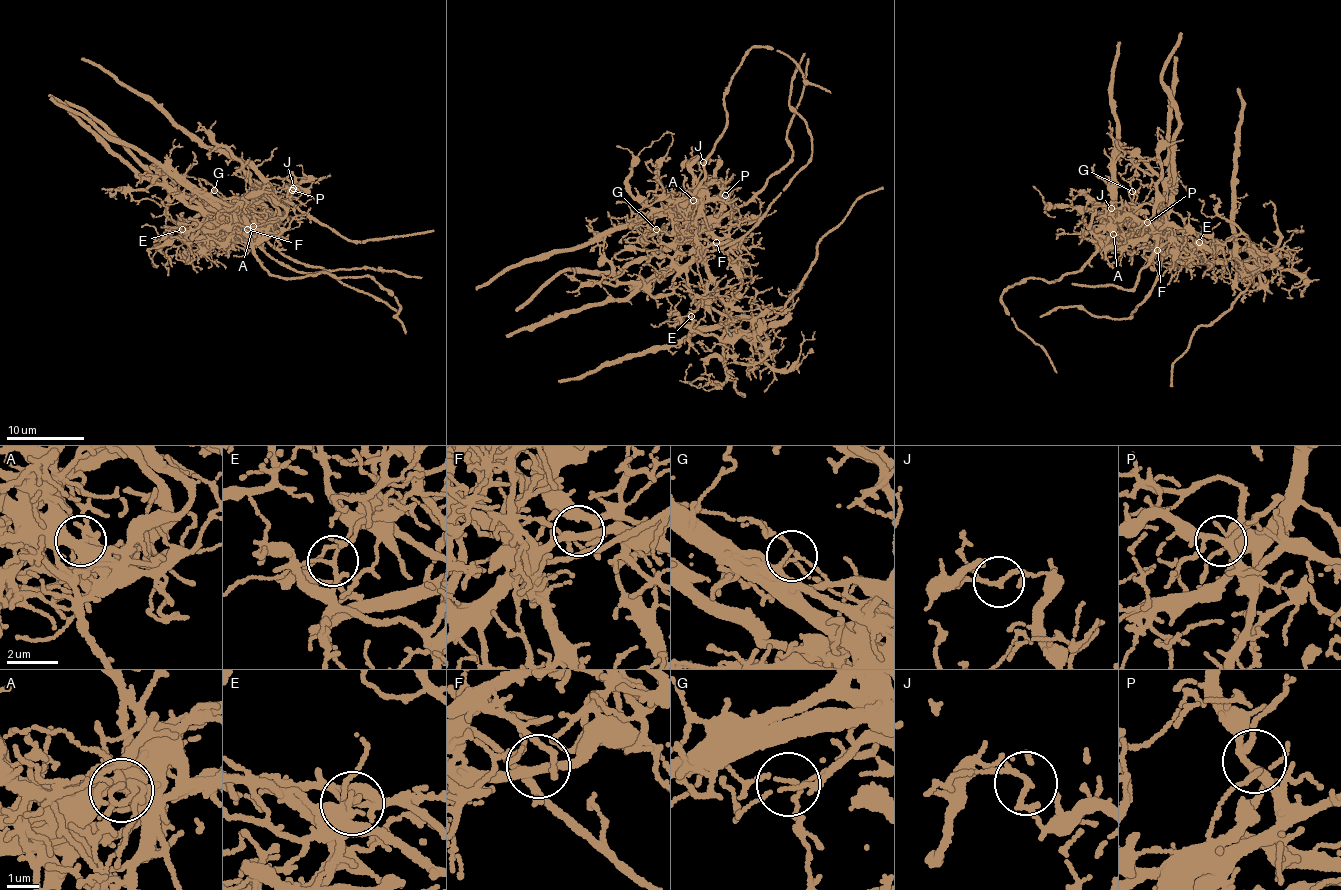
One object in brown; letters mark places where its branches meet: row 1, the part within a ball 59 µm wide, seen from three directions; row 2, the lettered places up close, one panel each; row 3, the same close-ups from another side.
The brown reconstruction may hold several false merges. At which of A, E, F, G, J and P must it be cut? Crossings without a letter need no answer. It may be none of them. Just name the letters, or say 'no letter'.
A, E, J

